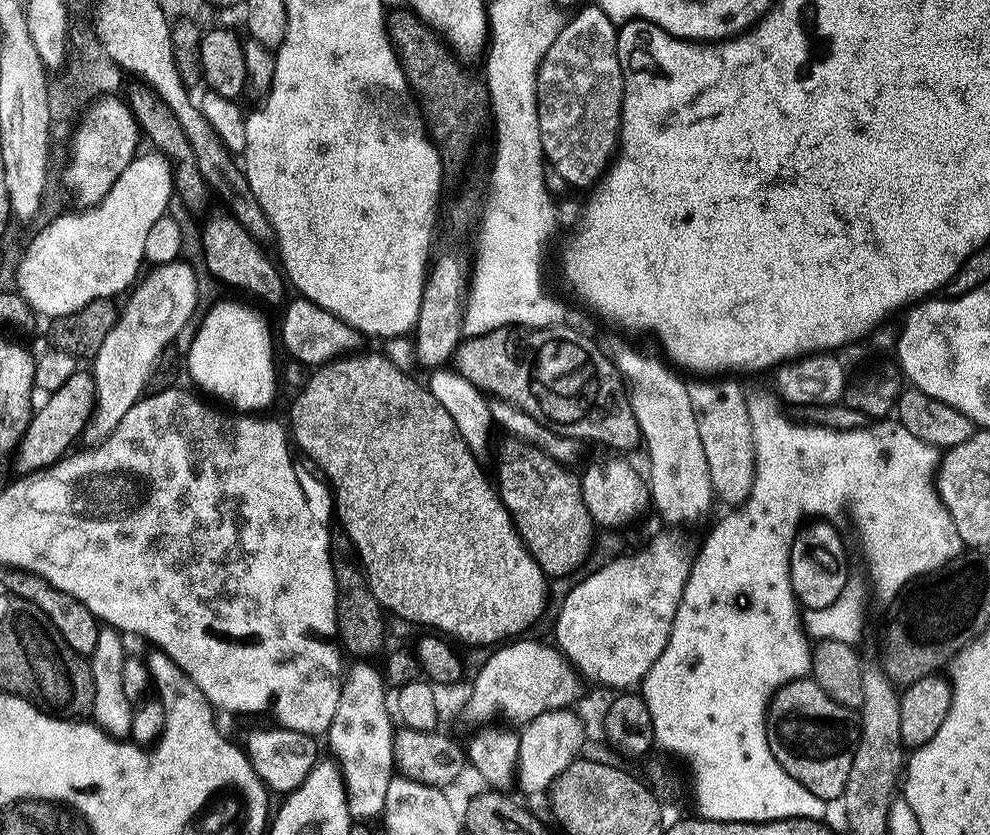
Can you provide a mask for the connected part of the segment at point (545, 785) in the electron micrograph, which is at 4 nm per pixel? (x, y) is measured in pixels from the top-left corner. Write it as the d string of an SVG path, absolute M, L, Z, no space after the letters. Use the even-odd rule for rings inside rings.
M569 709L547 712L525 725L521 731L516 782L524 793L530 796L547 793L553 782L581 757L581 750L586 742L586 730L574 713L575 711Z

